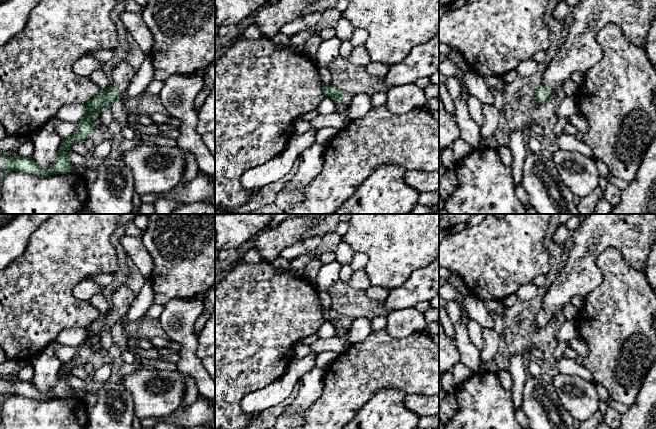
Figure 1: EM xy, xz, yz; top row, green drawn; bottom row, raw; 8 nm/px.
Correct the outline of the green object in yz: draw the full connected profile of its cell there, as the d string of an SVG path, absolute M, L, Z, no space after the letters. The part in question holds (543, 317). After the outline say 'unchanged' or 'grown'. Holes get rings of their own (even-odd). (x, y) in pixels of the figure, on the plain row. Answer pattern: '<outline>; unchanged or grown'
M587 214L572 232L569 253L557 280L547 290L542 308L537 313L533 330L544 328L558 313L557 309L579 295L586 297L602 283L597 257L607 248L618 249L626 263L636 270L645 270L648 255L656 240L656 214Z; grown

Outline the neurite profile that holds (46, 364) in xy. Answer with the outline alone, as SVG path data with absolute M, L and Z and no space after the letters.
M51 346L44 348L31 362L34 368L33 385L44 395L48 395L57 382L63 363Z

